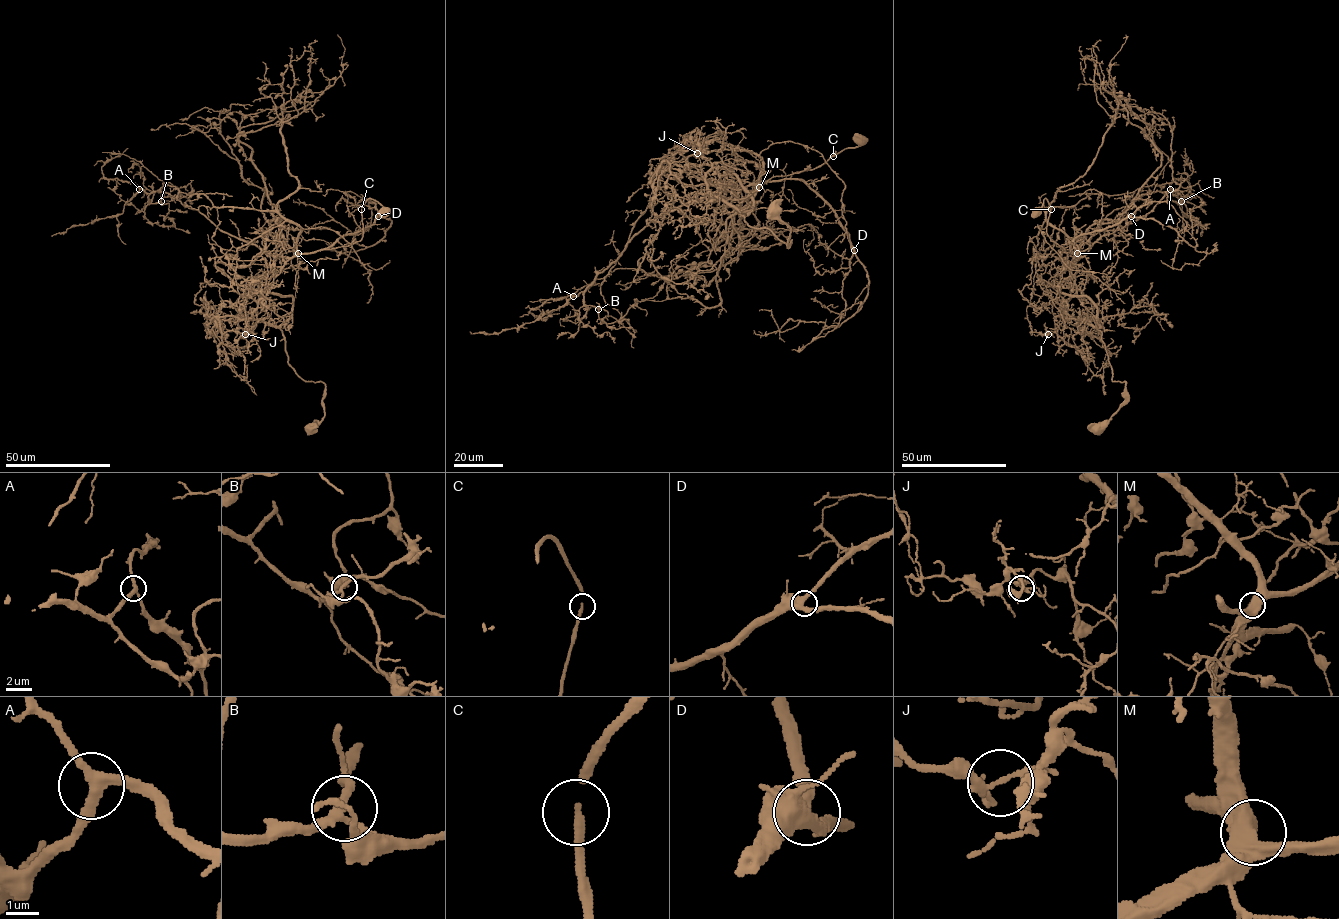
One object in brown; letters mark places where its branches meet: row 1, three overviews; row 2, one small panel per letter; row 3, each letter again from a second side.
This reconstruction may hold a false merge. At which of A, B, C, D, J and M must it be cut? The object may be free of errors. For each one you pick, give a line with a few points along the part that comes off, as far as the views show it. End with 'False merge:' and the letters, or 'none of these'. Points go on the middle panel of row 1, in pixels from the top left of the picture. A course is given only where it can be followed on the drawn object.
J: (697, 153), (696, 128), (686, 140), (750, 150), (757, 188), (670, 208), (564, 305), (469, 332)
False merge: J

